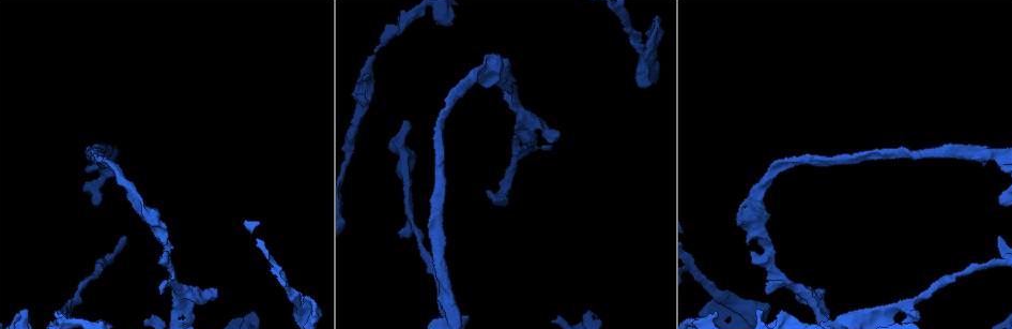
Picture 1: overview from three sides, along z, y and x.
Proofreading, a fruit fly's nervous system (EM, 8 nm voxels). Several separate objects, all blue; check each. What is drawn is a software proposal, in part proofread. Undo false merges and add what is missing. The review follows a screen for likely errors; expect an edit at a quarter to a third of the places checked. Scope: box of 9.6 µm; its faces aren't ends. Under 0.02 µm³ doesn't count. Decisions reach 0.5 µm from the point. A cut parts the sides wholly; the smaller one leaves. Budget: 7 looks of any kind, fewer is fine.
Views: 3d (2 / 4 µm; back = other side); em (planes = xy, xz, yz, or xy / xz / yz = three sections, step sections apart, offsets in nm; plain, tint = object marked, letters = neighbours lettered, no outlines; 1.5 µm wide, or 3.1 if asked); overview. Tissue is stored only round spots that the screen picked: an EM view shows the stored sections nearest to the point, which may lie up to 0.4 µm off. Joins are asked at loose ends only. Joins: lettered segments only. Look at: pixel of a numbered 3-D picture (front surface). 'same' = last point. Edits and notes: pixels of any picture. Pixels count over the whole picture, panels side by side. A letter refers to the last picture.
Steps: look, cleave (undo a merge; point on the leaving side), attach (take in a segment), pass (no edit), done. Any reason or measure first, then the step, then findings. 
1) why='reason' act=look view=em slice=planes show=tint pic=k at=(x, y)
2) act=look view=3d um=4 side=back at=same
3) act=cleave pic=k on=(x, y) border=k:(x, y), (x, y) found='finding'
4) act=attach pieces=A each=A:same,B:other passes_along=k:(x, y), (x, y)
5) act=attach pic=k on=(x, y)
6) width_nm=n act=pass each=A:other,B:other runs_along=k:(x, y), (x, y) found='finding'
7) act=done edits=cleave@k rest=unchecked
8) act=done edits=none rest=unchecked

why='branch stops here' act=look view=3d um=4 pic=1 at=(367, 73)

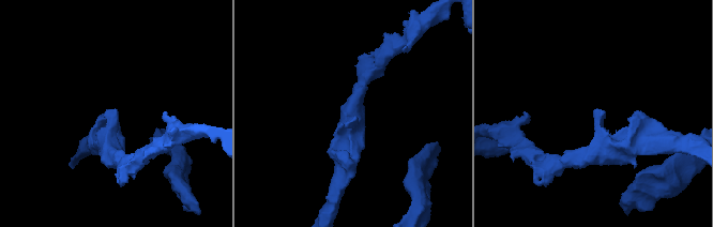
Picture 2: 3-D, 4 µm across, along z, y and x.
act=look view=em slice=planes show=letters pic=2 at=(595, 110)

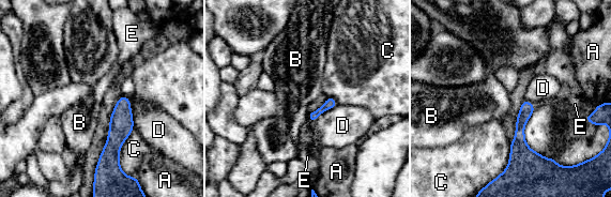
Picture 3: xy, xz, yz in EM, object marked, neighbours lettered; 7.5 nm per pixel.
longest_contact=C:360nm act=pass each=A:other,B:other,C:other,D:other,E:other runs_along=3:(123, 99), (113, 165) found='none of them fits'

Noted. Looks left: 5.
why='free end' act=look view=em slice=planes show=letters pic=1 at=(161, 293)

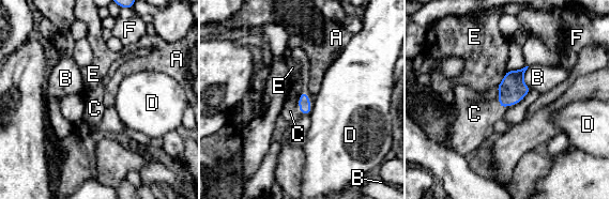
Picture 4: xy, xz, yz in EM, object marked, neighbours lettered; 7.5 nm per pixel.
width_nm=100 act=attach pieces=C each=A:other,B:other,C:same,D:other,E:other,F:other passes_along=4:(304, 104), (299, 102), (290, 111) found='the neuron continues'

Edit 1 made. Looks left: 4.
why='a fork' act=look view=em slice=planes show=letters pic=1 at=(905, 309)

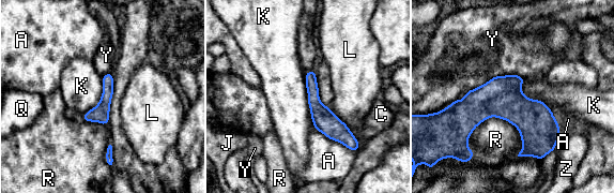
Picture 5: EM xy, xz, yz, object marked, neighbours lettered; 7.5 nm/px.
width_nm=130 act=pass each=A:other,C:other,J:other,K:other,L:other,Q:other,R:other,Y:other,Z:other runs_along=5:(449, 114), (517, 108), (557, 134) found='all the same neuron'

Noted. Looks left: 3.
act=done edits=attach@4 rest=unchecked

